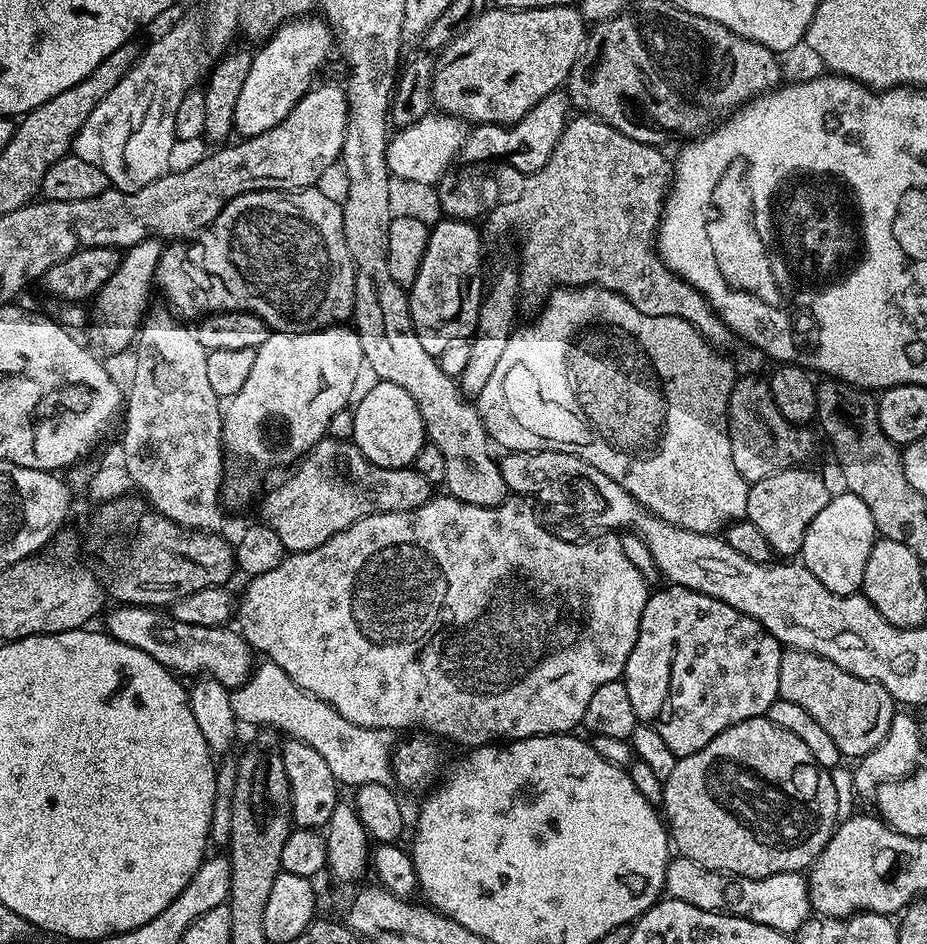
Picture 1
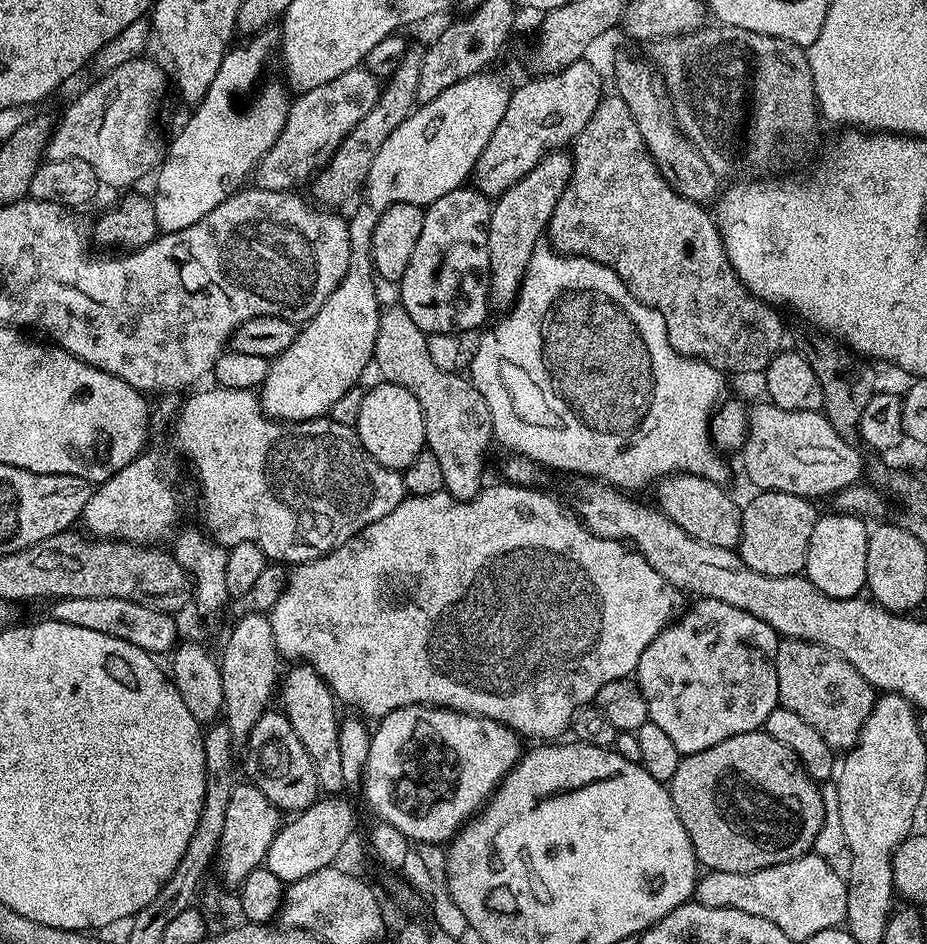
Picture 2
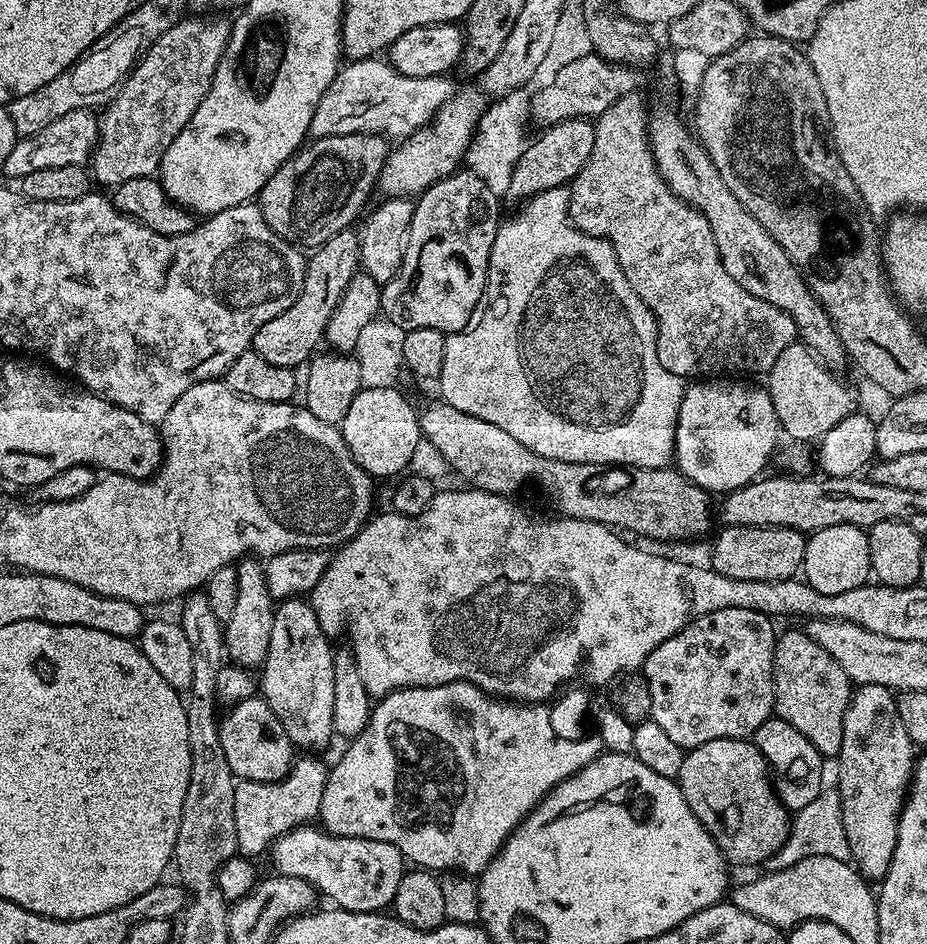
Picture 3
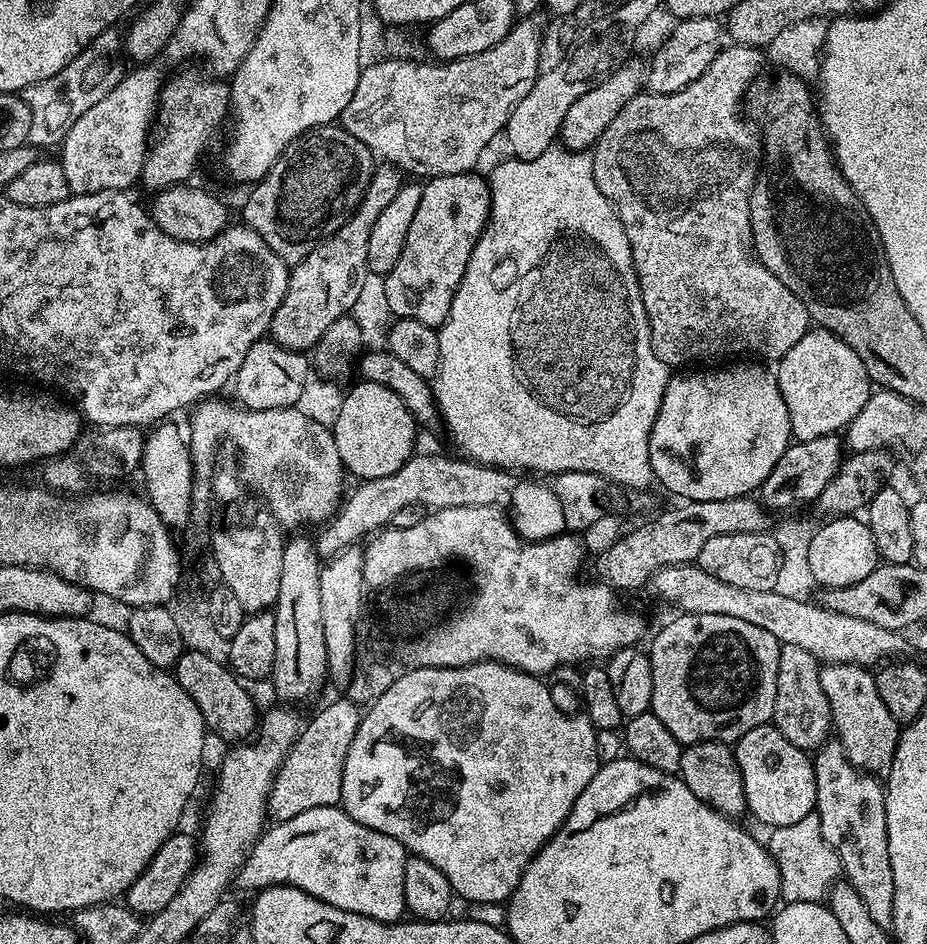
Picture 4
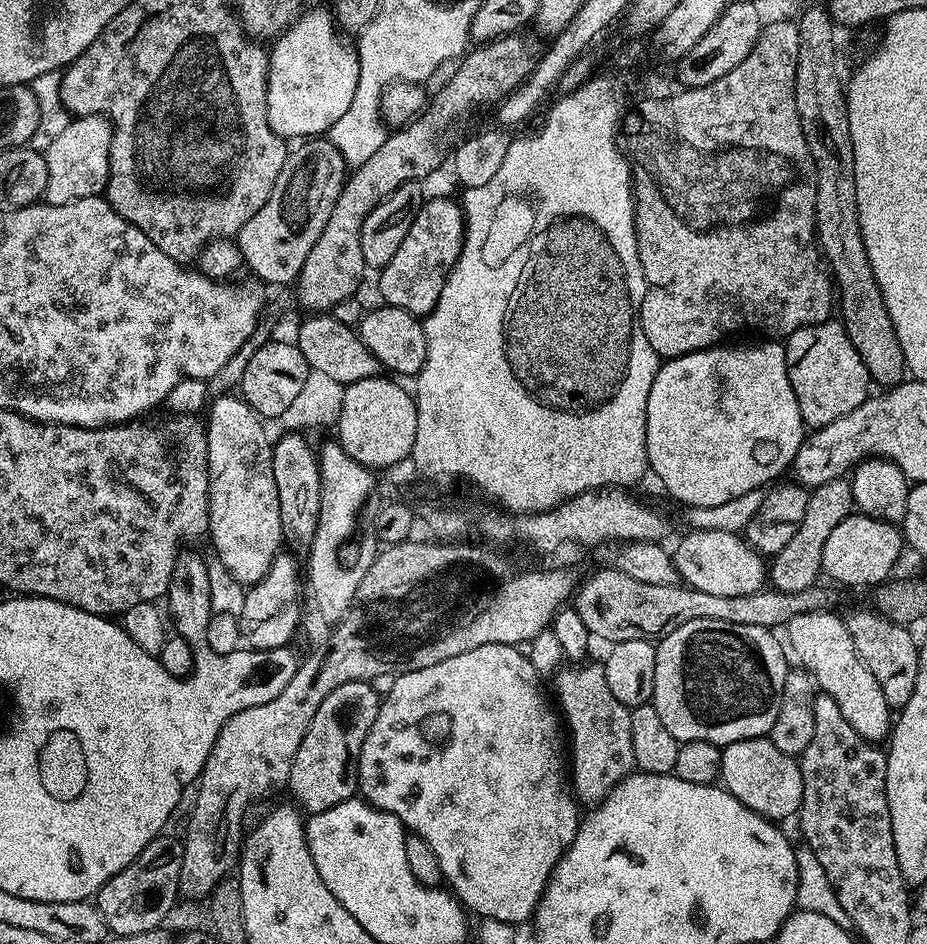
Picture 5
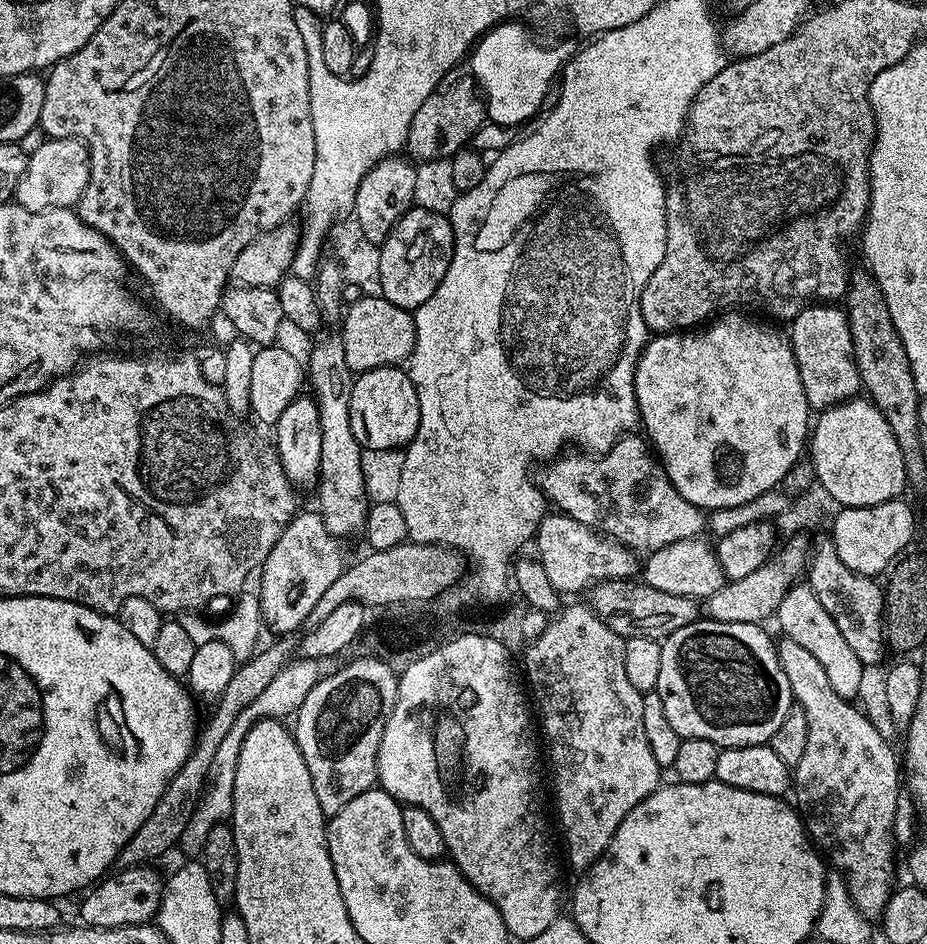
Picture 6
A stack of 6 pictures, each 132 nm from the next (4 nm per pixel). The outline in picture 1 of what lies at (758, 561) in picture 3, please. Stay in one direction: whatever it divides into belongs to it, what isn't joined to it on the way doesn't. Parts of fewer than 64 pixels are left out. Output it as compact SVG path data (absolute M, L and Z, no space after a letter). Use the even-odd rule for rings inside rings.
M808 466L787 468L778 474L770 474L770 478L751 481L746 501L746 519L758 526L758 531L766 538L777 557L800 556L810 522L814 522L814 518L818 518L820 511L828 505L828 484L810 469Z

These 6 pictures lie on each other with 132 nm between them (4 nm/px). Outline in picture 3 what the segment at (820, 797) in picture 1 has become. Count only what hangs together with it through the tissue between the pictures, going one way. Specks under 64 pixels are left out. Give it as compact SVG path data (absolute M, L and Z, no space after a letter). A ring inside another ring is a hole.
M718 738L687 749L678 783L686 806L714 838L729 865L763 865L786 842L789 809L776 795L764 755L751 739Z

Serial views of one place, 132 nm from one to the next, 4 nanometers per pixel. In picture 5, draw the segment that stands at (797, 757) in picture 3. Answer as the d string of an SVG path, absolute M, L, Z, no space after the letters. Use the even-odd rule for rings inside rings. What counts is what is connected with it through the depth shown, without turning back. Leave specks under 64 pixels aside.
M755 736L742 742L723 745L719 779L728 793L742 806L773 822L785 822L797 815L802 802L802 774L795 756L782 754L771 738Z

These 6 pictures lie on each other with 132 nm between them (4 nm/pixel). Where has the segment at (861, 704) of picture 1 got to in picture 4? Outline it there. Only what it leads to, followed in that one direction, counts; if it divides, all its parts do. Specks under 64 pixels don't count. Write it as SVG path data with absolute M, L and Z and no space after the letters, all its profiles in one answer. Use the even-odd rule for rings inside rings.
M780 645L780 657L778 658L778 694L774 702L774 714L772 715L771 723L775 724L776 729L789 742L794 742L794 746L805 750L821 748L833 731L830 702L826 698L826 693L822 690L821 667L821 661L816 660L814 654L802 650L802 646Z

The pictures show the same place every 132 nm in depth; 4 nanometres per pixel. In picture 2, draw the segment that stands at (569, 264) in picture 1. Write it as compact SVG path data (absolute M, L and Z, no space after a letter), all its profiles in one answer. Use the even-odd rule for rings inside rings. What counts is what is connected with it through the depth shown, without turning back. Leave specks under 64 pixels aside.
M605 95L597 109L590 115L585 129L576 136L570 148L570 155L572 157L572 177L562 198L558 198L558 206L554 206L554 214L546 229L547 243L555 251L565 256L585 256L614 270L614 274L618 274L618 278L622 278L626 290L630 290L630 294L634 294L634 298L638 298L638 302L642 302L646 306L658 310L658 314L662 314L662 318L668 323L672 345L675 346L677 352L693 358L703 358L707 364L725 374L731 374L731 372L763 373L764 369L768 367L768 363L774 359L777 352L781 351L783 345L780 344L784 340L784 324L780 321L781 313L773 305L766 304L757 296L753 296L736 277L736 272L730 266L728 255L724 250L724 244L720 241L720 231L715 219L709 213L707 216L701 205L694 203L693 200L687 200L685 196L680 196L664 181L664 176L646 150L642 134L638 134L636 118L630 114L630 106L626 106L626 102L622 102L622 98L618 95Z

